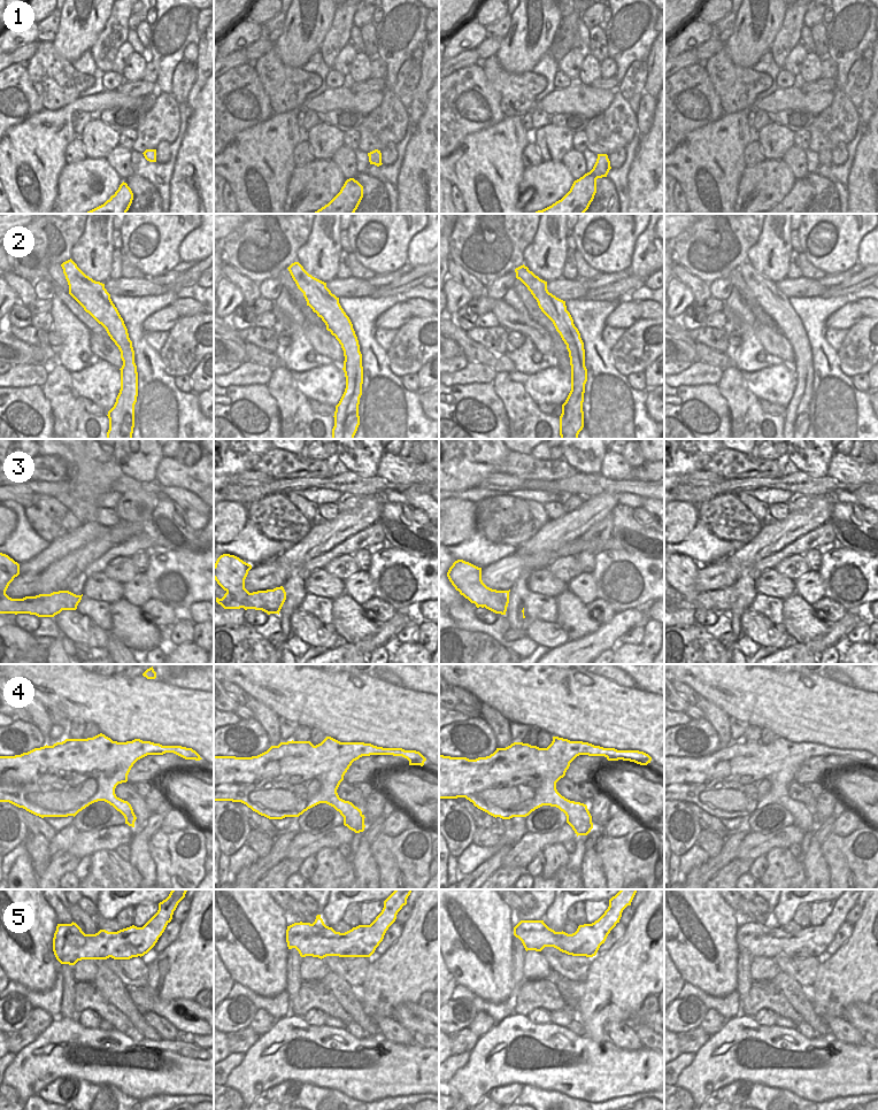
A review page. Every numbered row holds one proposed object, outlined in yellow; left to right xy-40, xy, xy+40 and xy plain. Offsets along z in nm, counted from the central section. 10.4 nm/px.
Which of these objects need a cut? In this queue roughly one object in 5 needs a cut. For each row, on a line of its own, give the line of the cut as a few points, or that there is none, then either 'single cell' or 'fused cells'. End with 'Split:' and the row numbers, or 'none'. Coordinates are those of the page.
1: no cut; single cell
2: no cut; single cell
3: cut in xy along (226, 591), (241, 602), (251, 602), (257, 608), (262, 606); fused cells
4: no cut; single cell
5: no cut; single cell
Split: 3

